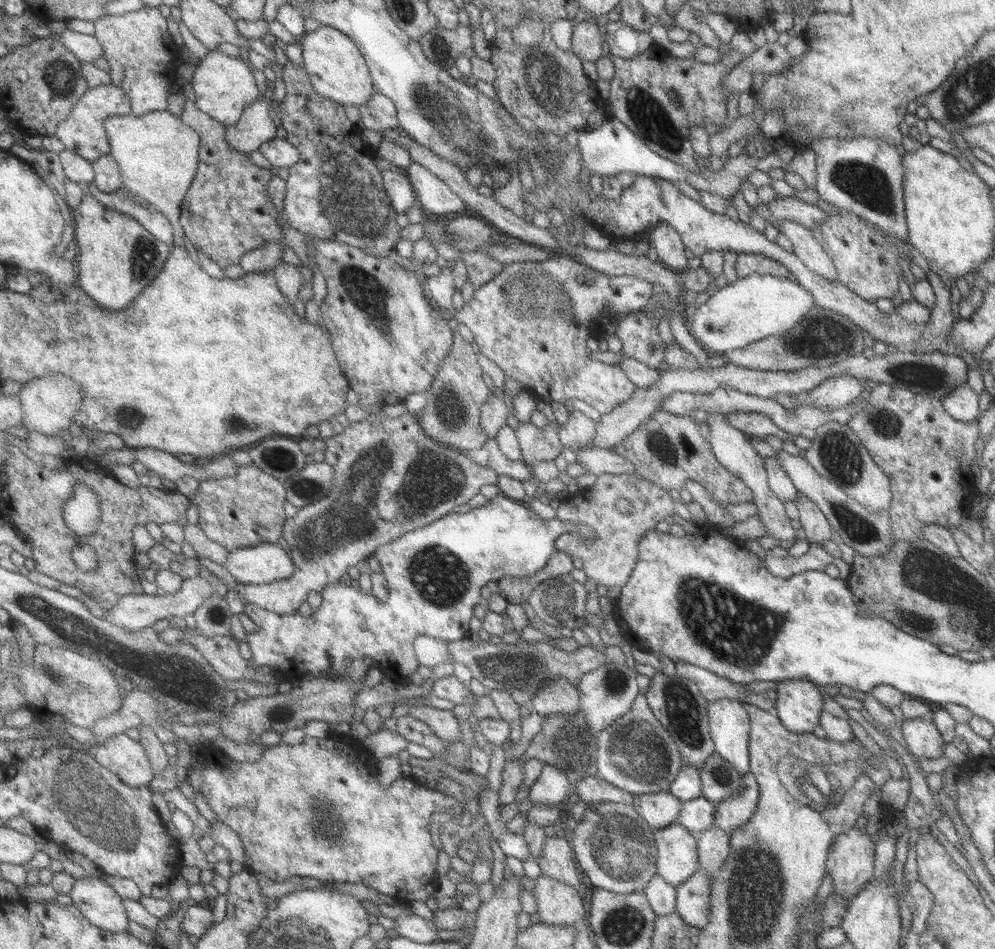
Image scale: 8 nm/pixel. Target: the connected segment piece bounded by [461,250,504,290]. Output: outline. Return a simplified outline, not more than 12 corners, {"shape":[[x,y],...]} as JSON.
{"shape":[[481,250],[464,252],[474,290],[499,275],[504,265]]}

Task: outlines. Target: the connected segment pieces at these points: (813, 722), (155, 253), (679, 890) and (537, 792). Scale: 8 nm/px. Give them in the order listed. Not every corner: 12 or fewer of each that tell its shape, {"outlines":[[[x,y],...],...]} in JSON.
{"outlines":[[[801,678],[776,683],[779,722],[793,734],[811,733],[824,701]],[[86,194],[72,214],[77,286],[129,308],[172,246]],[[701,868],[675,887],[674,911],[700,929],[708,921],[710,880]],[[545,764],[528,799],[533,805],[565,806],[567,776]]]}

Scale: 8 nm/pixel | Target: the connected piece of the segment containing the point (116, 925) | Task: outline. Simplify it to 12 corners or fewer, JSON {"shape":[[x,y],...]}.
{"shape":[[99,877],[79,878],[69,896],[95,926],[127,930],[123,898]]}

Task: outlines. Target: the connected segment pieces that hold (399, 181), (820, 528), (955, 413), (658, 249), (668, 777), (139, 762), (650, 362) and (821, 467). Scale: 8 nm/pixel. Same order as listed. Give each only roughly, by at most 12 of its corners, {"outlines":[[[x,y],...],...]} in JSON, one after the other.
{"outlines":[[[383,170],[385,190],[399,214],[418,204],[404,171]],[[813,502],[794,504],[807,542],[831,540],[830,524]],[[961,383],[939,398],[957,422],[976,421],[977,394]],[[669,224],[648,230],[644,238],[656,260],[675,272],[687,270],[685,248]],[[643,693],[597,734],[594,777],[668,792],[683,765]],[[125,733],[91,756],[131,787],[149,786],[147,750]],[[649,314],[619,320],[619,354],[661,370],[666,348]],[[828,421],[800,455],[869,512],[889,480],[848,424]]]}

